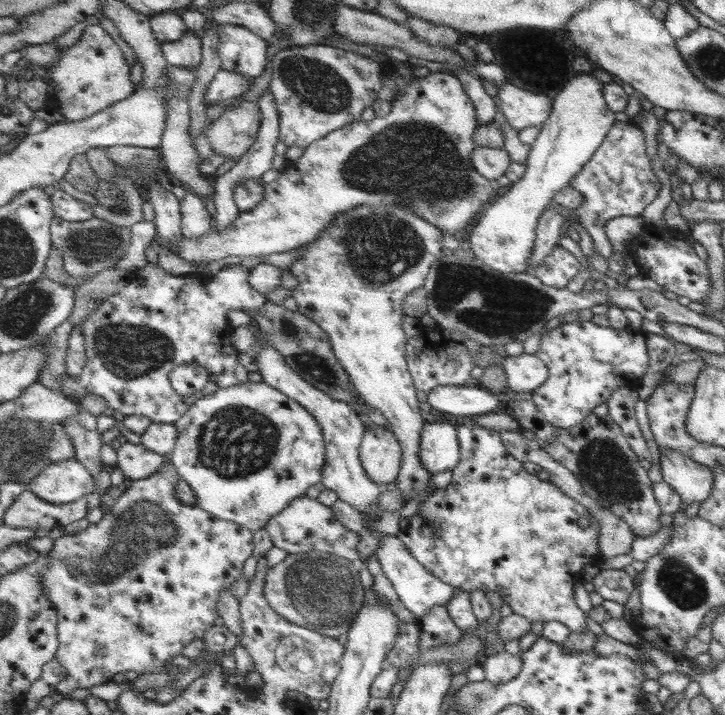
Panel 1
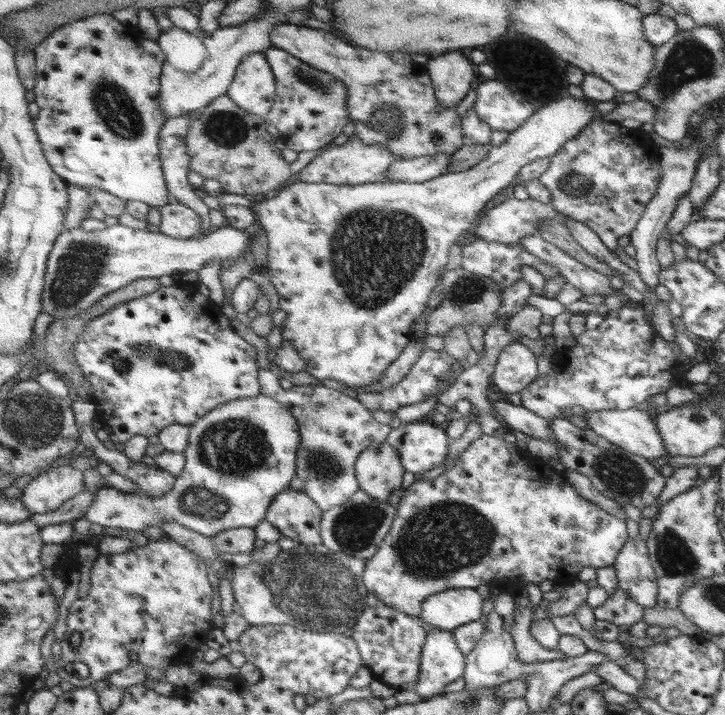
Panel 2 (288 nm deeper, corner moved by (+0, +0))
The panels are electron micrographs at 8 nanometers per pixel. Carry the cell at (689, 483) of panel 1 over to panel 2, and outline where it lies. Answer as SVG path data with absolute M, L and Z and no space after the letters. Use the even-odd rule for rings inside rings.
M635 408L603 410L603 412L589 414L585 420L587 420L591 432L595 432L599 438L603 438L605 442L609 442L613 446L619 446L621 450L625 450L629 454L641 456L647 462L659 462L661 458L673 458L665 450L665 444L663 444L659 432L657 432L657 426L655 426L655 414L651 410L635 410Z

